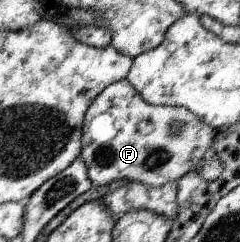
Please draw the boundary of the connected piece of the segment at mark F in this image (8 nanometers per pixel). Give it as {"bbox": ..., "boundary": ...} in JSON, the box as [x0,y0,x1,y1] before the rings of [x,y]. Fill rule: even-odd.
{"bbox":[79,78,224,186],"boundary":[[[126,78],[104,89],[87,110],[82,138],[83,148],[79,157],[87,164],[87,173],[94,186],[104,186],[123,179],[128,182],[141,182],[146,186],[164,186],[168,182],[178,183],[180,178],[194,170],[204,180],[214,182],[224,170],[218,154],[212,150],[215,136],[216,129],[202,122],[196,114],[192,114],[186,108],[148,103]],[[176,120],[182,120],[184,126],[174,132],[172,126]]]}

